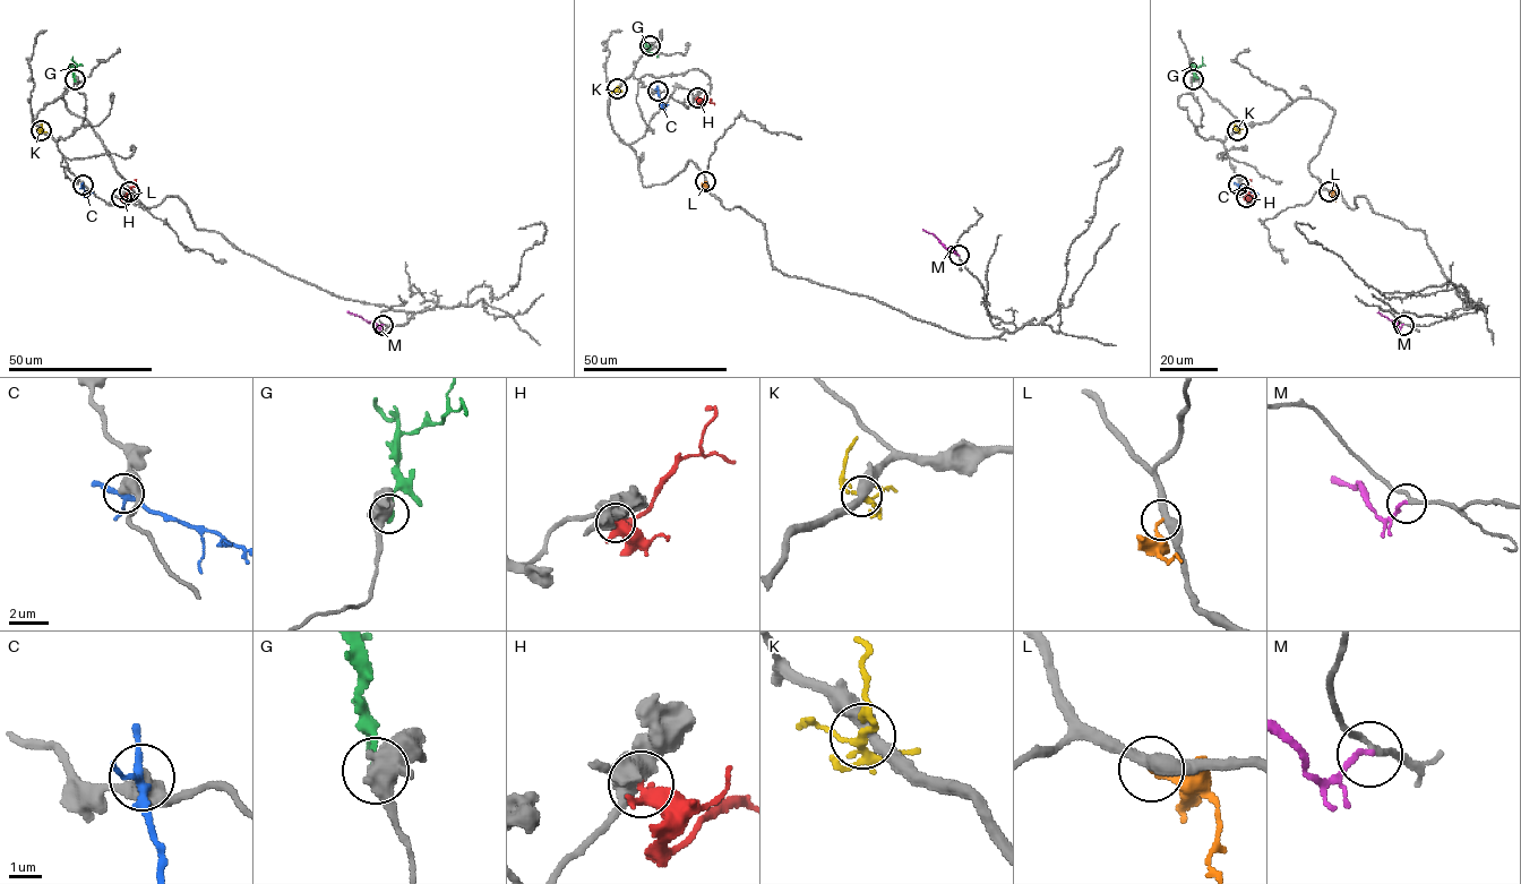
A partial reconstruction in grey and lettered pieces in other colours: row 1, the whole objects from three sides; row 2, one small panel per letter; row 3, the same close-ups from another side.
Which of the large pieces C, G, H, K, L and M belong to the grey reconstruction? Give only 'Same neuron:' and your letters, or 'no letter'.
Same neuron: no letter

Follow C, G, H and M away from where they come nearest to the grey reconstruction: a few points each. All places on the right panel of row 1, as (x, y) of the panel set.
C: (1238, 185), (1253, 192)
G: (1193, 79), (1195, 68), (1202, 65), (1202, 56)
H: (1246, 196), (1252, 196), (1247, 182), (1251, 180)
M: (1403, 325), (1399, 327), (1377, 312)

